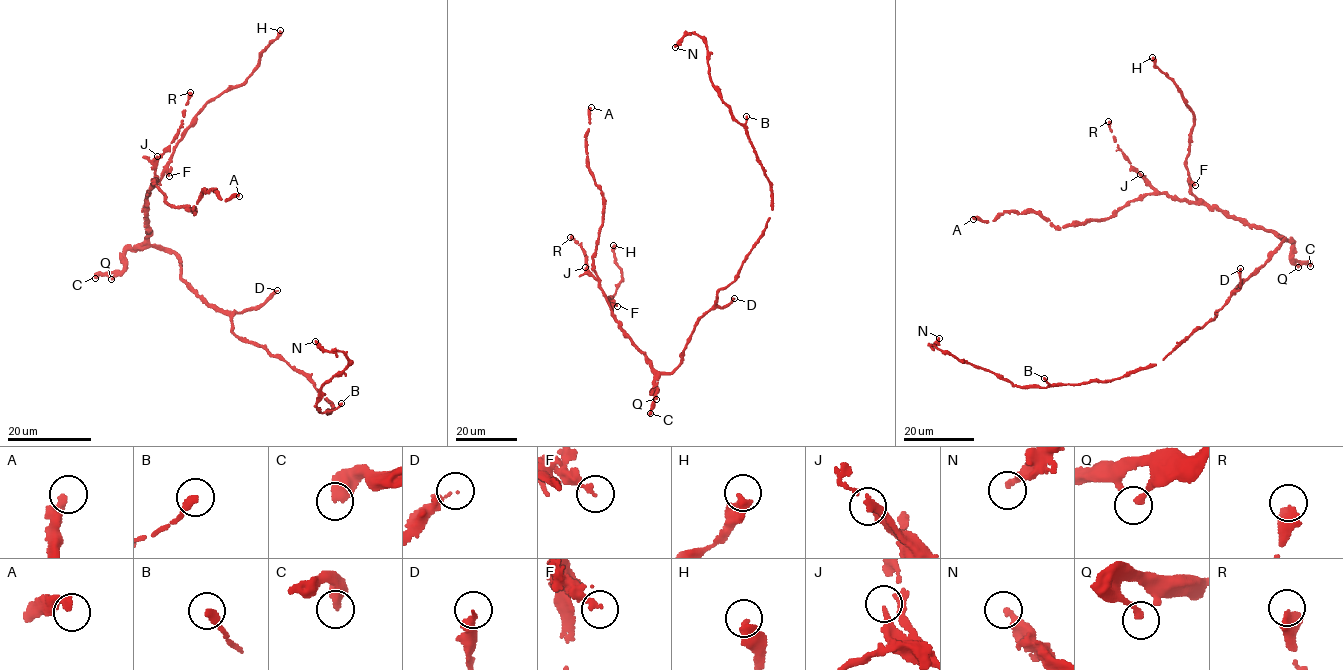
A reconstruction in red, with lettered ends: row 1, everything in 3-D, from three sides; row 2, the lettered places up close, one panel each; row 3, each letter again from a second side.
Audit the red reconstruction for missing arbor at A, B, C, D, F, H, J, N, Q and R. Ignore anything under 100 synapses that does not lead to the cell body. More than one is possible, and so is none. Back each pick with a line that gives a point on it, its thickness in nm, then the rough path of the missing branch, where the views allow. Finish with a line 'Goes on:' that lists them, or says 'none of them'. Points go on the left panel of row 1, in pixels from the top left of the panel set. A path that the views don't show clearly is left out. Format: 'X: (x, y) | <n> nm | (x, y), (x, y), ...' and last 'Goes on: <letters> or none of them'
D: (277, 290) | 110 nm
Goes on: D

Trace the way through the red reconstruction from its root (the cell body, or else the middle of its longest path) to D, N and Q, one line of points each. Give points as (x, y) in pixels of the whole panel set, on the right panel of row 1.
D: (1241, 281), (1234, 292), (1241, 288), (1240, 268)
N: (1241, 281), (1214, 320), (1194, 328), (1163, 359), (1110, 381), (1018, 387), (931, 346), (939, 338)
Q: (1241, 281), (1257, 272), (1283, 242), (1285, 237), (1280, 237), (1292, 240), (1292, 257), (1298, 267)

